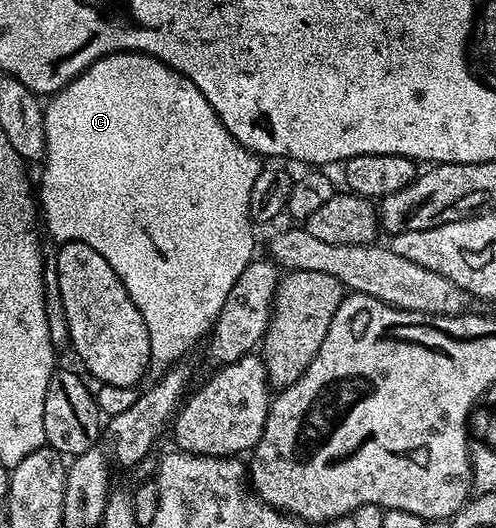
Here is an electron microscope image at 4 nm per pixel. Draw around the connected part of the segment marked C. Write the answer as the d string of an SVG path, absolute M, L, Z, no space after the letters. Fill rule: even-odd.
M119 51L116 55L101 57L93 65L89 65L89 69L82 71L73 82L56 91L46 100L43 128L47 153L42 164L44 167L43 180L39 183L39 203L43 206L47 231L56 239L56 244L84 243L89 245L89 249L97 249L97 253L101 253L101 257L109 261L109 269L113 269L113 273L121 277L121 285L125 285L133 305L137 305L145 321L145 329L149 329L150 374L155 377L164 375L186 356L183 354L202 335L204 338L214 327L215 319L221 313L221 305L225 305L233 283L253 260L255 235L251 232L253 224L249 213L249 193L261 170L260 156L254 151L246 151L231 136L229 129L221 125L217 113L213 113L213 105L205 101L205 93L201 93L201 89L197 89L197 85L193 85L189 77L174 71L168 63L154 59L151 55L143 55L140 51Z

